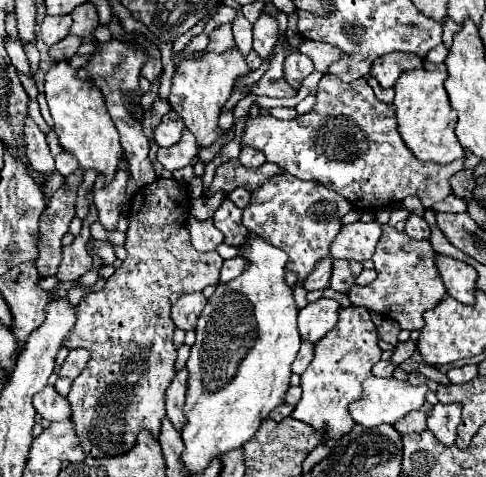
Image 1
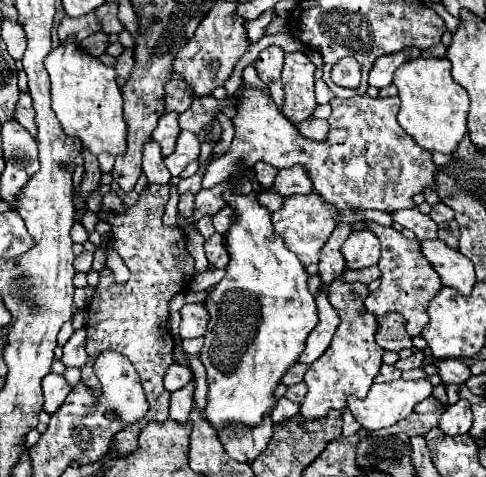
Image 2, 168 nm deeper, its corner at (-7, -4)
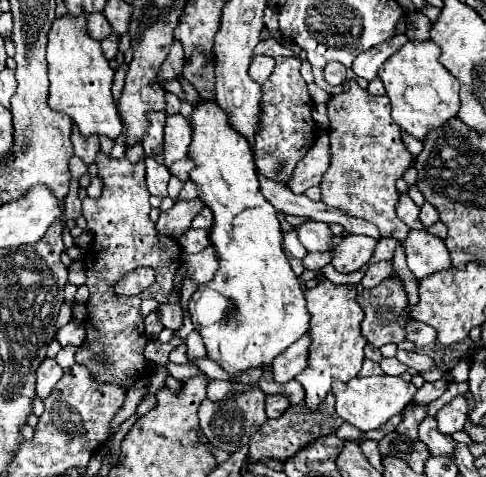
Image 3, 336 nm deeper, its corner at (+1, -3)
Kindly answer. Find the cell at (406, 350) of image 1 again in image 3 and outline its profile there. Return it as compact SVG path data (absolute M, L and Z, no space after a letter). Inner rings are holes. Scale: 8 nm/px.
M382 358L380 368L390 376L400 376L400 374L404 374L408 370L408 366L402 364L398 358Z

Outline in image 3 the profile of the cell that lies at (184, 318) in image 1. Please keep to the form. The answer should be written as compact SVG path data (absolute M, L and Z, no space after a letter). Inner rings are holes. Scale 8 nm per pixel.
M160 304L158 306L158 312L160 312L160 322L170 328L170 330L178 330L182 326L182 318L184 318L184 312L182 312L182 306L180 304Z

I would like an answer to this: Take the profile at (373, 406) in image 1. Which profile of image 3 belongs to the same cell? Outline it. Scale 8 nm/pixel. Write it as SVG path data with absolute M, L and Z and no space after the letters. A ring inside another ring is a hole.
M356 376L346 384L344 382L332 384L338 416L362 432L380 428L382 424L388 422L388 418L402 412L412 402L416 390L418 388L412 382L404 382L400 376L370 376L370 378Z

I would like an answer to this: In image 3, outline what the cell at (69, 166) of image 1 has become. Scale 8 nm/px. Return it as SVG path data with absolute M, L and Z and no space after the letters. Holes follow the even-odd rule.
M73 156L69 161L69 169L73 179L81 178L88 171L88 166L77 156Z

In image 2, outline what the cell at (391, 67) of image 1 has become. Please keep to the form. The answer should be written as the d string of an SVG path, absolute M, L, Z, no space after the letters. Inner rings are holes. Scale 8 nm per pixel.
M408 47L408 49L402 49L398 53L392 53L392 55L384 55L384 57L378 57L370 69L370 85L376 87L376 89L382 89L382 87L388 87L392 83L392 75L394 71L414 59L414 57L420 57L420 49L416 47Z

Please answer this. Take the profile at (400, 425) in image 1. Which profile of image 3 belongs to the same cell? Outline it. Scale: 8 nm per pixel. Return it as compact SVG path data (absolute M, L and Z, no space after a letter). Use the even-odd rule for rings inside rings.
M444 378L438 380L438 382L424 382L424 386L414 396L414 404L430 404L436 398L440 398L444 390L446 390L446 380Z

